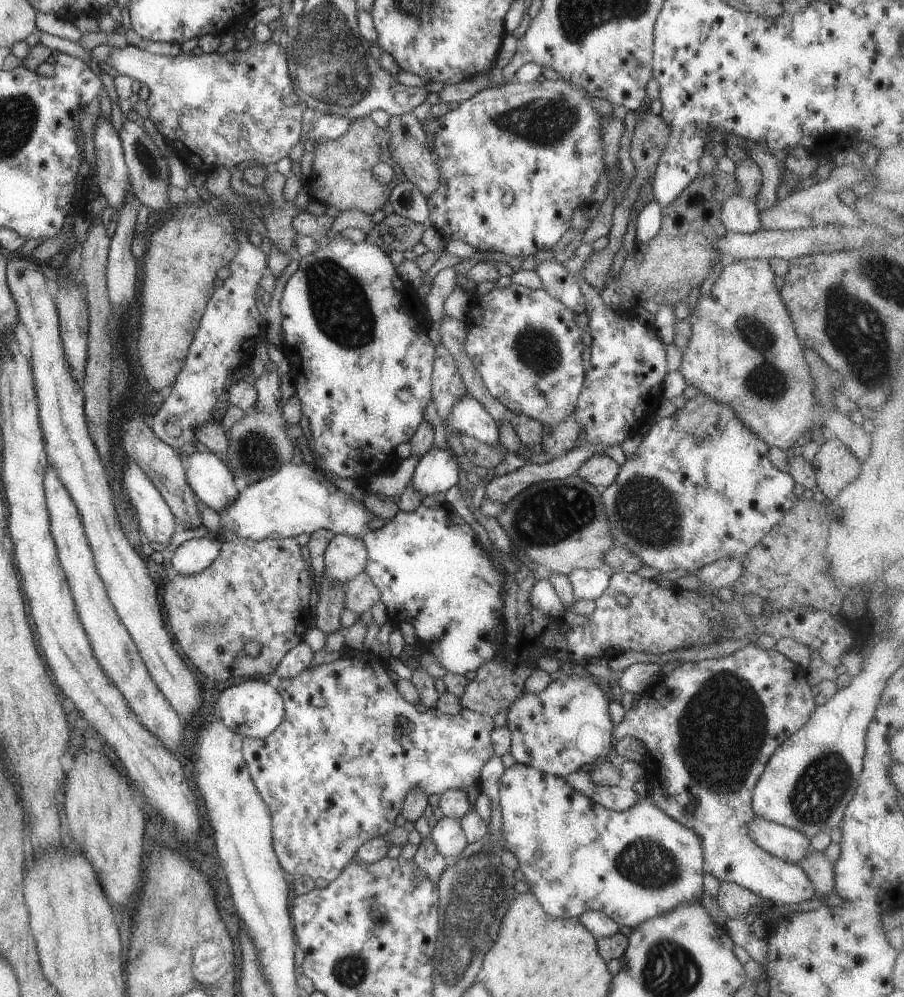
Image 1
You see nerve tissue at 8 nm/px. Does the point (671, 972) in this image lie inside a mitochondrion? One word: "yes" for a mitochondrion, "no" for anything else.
yes

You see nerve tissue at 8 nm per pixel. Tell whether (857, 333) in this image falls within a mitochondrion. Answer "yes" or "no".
yes

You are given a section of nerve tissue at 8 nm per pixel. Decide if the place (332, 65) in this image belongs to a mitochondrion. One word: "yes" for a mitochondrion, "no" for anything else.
yes

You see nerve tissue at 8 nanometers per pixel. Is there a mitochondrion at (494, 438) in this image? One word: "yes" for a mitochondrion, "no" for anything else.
no

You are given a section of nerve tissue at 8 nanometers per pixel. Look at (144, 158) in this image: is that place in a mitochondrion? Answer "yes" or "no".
yes

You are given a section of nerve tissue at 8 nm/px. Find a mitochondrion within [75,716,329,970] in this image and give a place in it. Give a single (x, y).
(163, 918)

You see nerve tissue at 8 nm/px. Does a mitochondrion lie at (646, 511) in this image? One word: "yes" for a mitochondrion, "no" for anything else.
yes

